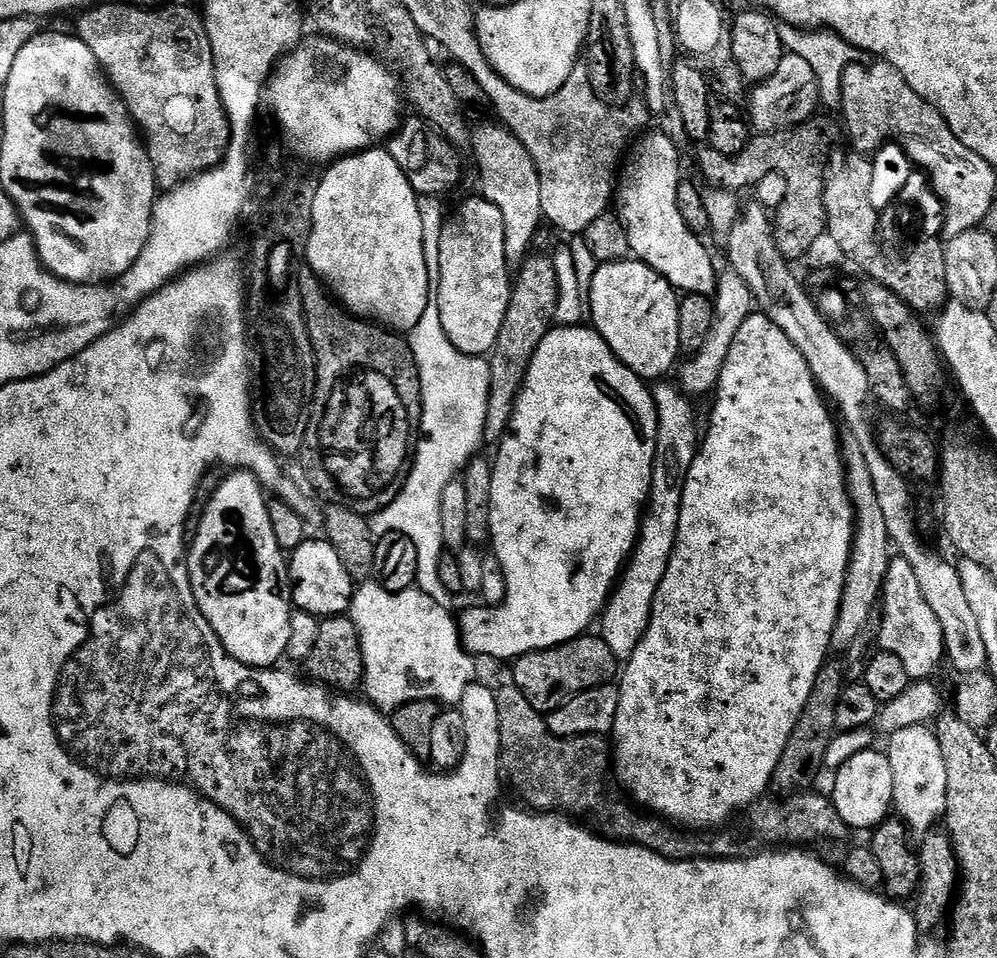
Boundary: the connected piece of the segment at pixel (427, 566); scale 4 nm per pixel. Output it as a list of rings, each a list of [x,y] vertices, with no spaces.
[[[434,302],[428,303],[426,314],[422,314],[422,318],[418,318],[418,326],[412,328],[410,343],[416,364],[420,368],[420,401],[422,402],[420,438],[416,442],[416,454],[412,461],[412,470],[408,473],[408,480],[395,493],[394,498],[389,499],[376,513],[381,512],[376,517],[374,515],[371,517],[370,523],[373,537],[399,534],[412,539],[418,550],[416,584],[421,592],[434,598],[434,602],[448,606],[451,605],[451,600],[454,600],[453,593],[448,592],[438,578],[438,562],[446,550],[440,517],[442,490],[446,490],[449,482],[463,473],[464,467],[481,451],[484,444],[486,402],[490,398],[490,363],[485,357],[467,356],[456,349],[454,342],[446,338],[446,330],[442,330],[440,307]]]

